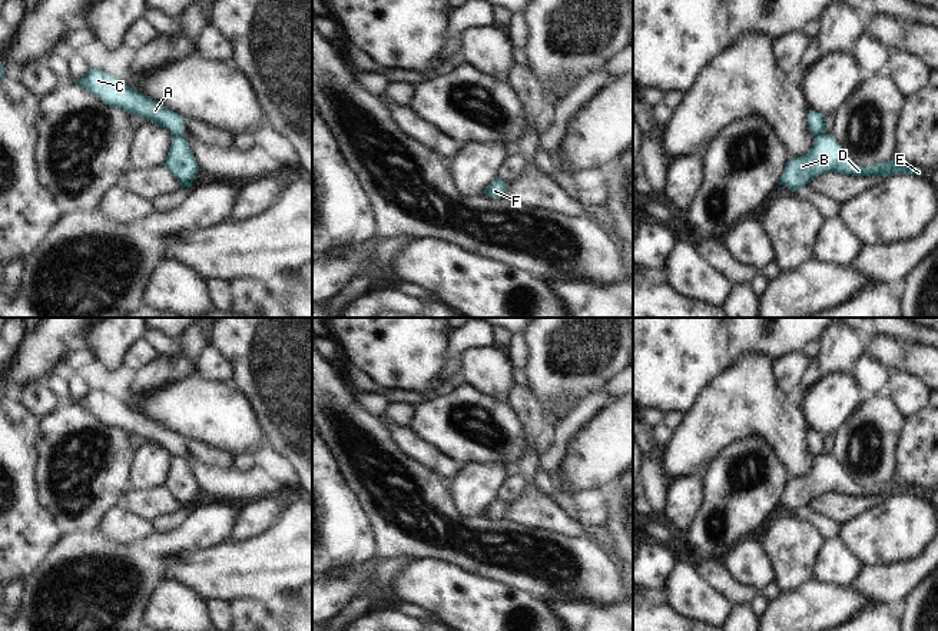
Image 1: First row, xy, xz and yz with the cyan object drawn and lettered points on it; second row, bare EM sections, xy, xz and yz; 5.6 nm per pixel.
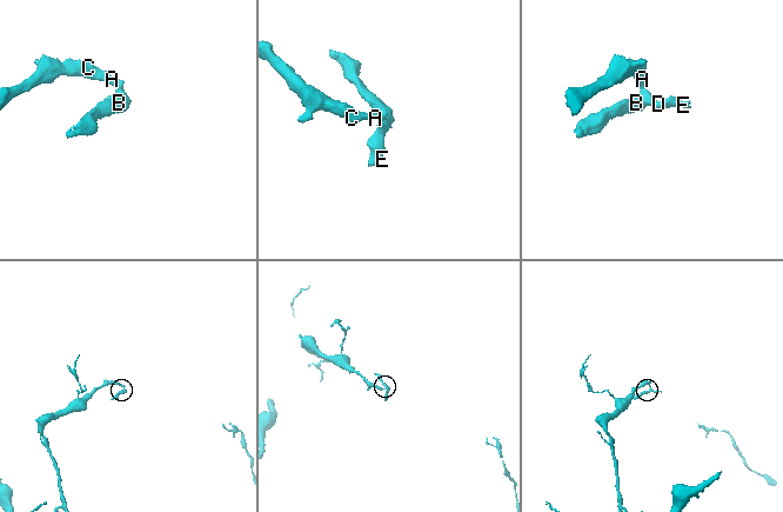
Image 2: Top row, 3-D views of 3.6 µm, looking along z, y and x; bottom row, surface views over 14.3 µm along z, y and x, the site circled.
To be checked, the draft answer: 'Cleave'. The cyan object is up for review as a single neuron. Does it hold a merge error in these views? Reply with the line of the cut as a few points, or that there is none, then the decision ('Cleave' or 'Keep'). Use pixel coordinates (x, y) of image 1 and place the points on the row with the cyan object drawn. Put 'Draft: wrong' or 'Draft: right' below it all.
Split along xy (172, 135), (179, 136). Cleave.
Draft: right

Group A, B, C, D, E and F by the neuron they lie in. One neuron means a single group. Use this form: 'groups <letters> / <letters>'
groups A C / B D E F

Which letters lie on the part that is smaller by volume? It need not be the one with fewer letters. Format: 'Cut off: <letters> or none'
Cut off: B, D, E, F

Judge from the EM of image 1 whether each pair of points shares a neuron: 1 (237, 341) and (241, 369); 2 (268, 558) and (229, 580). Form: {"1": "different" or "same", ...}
{"1": "same", "2": "same"}

